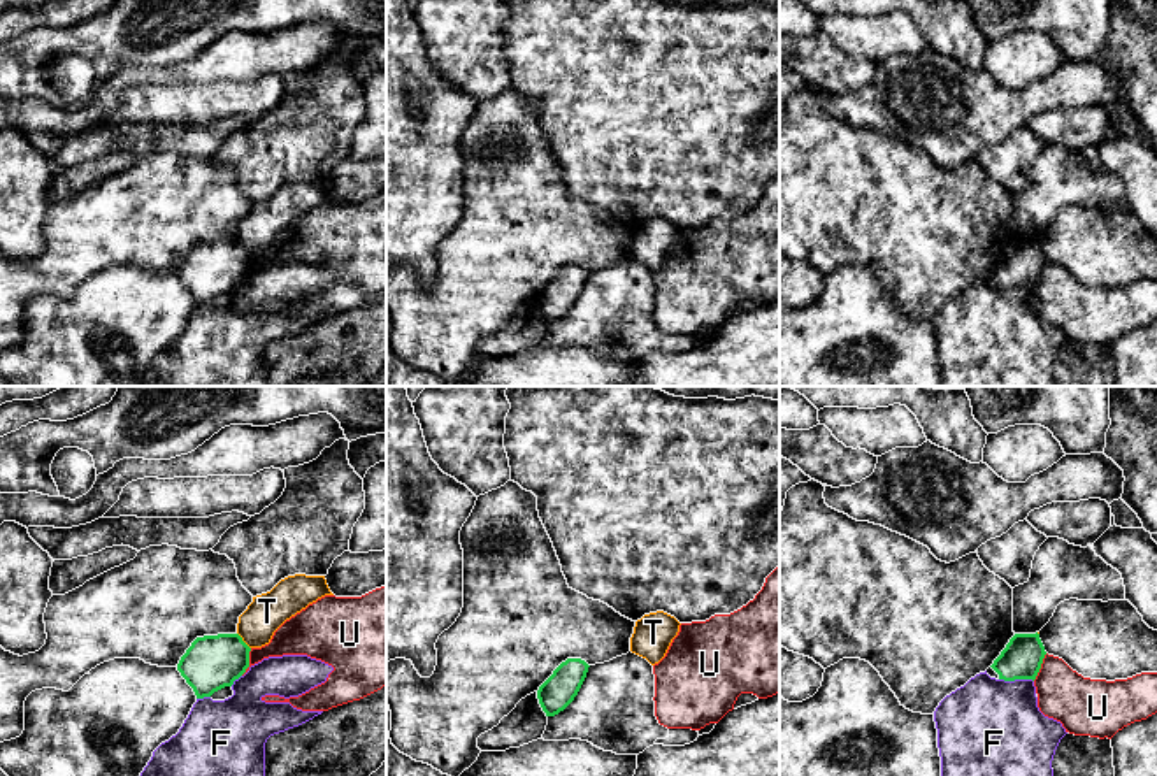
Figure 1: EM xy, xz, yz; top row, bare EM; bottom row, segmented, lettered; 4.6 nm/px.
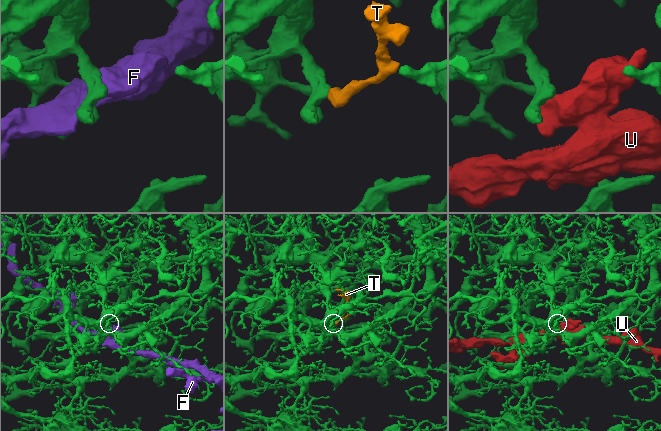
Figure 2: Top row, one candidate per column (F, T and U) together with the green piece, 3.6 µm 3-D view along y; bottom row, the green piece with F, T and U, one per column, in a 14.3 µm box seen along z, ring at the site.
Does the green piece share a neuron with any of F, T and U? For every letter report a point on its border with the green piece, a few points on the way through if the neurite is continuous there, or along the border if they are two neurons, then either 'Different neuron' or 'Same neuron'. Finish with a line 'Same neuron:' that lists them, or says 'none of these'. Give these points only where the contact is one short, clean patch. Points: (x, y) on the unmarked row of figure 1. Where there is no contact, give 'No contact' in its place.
F: Touches green at yz (1017, 285). Different neuron
T: Touches green at xy (243, 248). Boundary: xy (237, 239), (250, 255). Different neuron
U: Touches green at xy (248, 269). Different neuron
Same neuron: none of these

